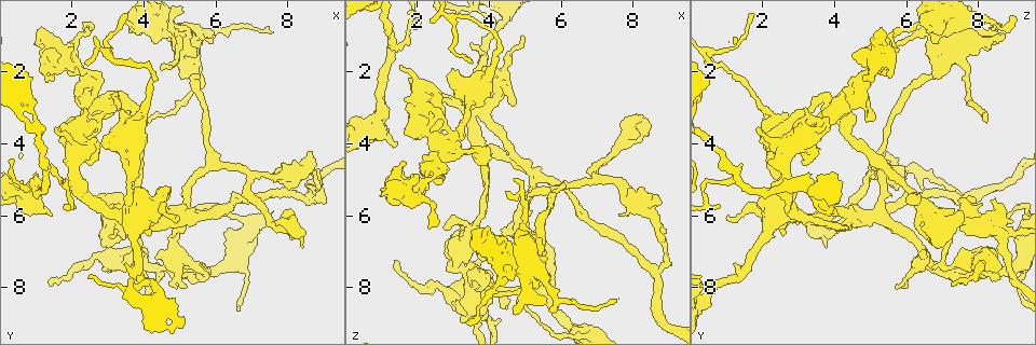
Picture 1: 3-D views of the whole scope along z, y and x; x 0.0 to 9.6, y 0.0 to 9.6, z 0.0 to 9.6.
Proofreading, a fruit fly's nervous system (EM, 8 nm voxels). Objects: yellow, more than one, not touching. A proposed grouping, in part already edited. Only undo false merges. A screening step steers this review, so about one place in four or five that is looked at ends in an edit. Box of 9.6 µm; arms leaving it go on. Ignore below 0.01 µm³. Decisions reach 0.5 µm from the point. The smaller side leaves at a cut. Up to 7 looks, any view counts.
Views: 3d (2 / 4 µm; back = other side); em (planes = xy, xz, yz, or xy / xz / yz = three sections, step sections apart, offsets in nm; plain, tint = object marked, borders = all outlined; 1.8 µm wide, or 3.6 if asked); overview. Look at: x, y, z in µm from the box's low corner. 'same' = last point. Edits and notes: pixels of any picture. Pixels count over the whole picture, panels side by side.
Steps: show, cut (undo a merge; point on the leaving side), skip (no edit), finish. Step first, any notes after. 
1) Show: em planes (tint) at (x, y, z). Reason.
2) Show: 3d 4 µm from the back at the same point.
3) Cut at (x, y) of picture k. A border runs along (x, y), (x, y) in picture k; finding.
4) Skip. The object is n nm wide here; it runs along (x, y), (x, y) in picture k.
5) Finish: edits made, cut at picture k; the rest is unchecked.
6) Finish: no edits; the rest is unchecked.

Show: em yz step 8 (tint) at (3.65, 4.65, 2.45). Branch point.

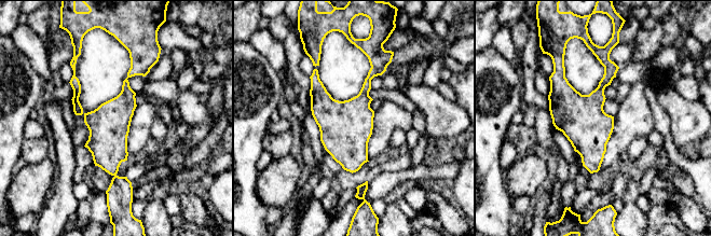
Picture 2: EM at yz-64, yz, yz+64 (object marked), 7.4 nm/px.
Show: em planes (tint) at the same point.

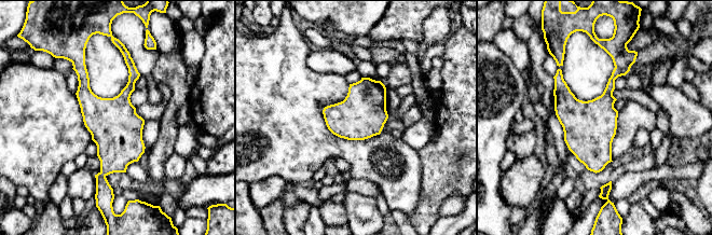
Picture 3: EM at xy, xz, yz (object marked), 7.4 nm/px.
Skip. It runs along (126, 57), (132, 82), (103, 184) in picture 3; continuous, no second cell.

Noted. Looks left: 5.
Show: 3d 2 µm at (1.25, 4.75, 1.10). Side arm on a straight run.

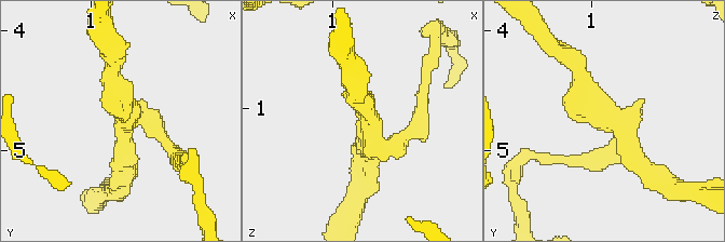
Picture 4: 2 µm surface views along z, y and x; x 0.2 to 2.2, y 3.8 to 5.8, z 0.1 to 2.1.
Show: em 3.6 µm planes (tint) at (1.34, 4.72, 1.14). 3 arms meet here; now the EM.

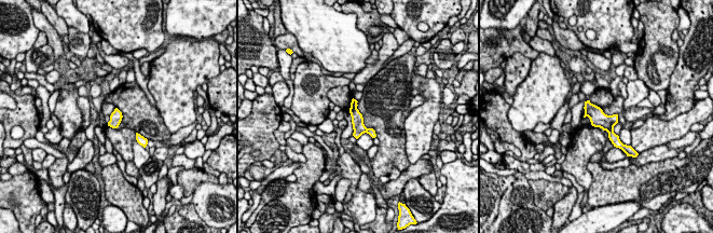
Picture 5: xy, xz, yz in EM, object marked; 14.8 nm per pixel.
Cut at (371, 132) of picture 5. A second cell is stuck on.

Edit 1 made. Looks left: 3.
Show: overview. See it whole again.

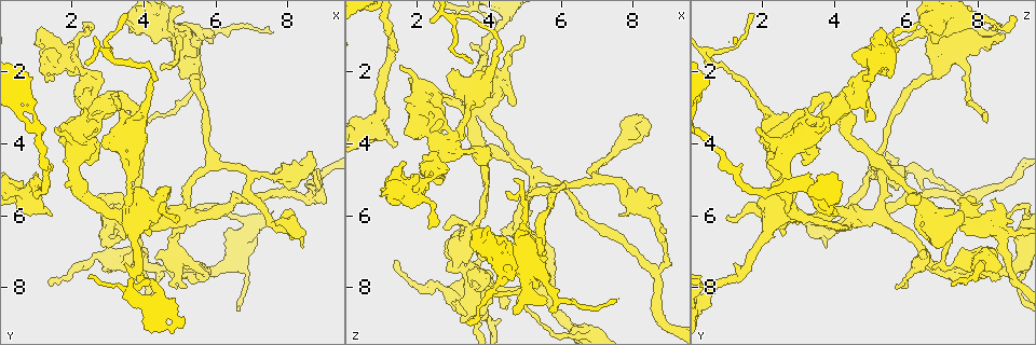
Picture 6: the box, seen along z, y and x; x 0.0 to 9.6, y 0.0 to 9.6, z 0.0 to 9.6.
Show: 3d 4 µm at (1.65, 1.55, 5.25). Sudden change in width.

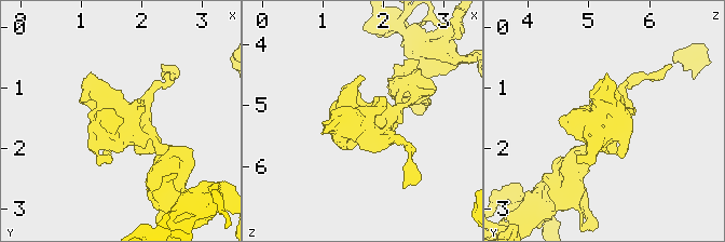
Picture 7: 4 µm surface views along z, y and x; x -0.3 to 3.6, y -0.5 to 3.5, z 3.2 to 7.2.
Show: em planes (tint) at (1.70, 1.60, 5.25). Need the tissue.

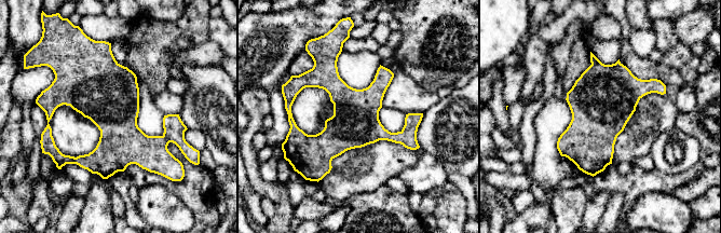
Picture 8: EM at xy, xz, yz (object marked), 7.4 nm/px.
Skip. All the same cell.

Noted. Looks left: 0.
Finish: edits made, cut at picture 5; the rest is unchecked.

